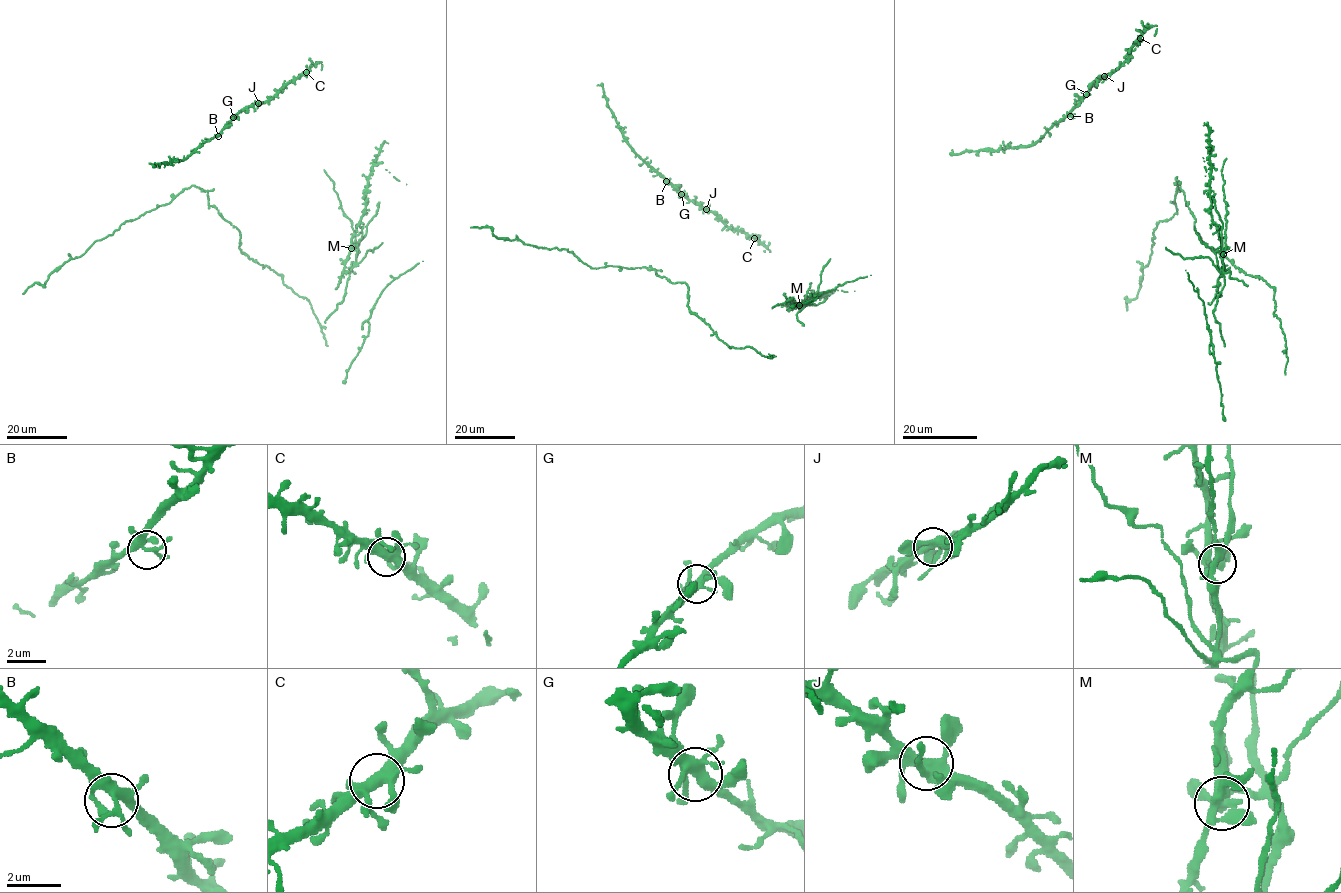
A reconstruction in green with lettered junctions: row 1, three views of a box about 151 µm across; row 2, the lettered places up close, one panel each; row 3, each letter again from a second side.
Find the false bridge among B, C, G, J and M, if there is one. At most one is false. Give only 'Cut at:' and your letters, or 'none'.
Cut at: M

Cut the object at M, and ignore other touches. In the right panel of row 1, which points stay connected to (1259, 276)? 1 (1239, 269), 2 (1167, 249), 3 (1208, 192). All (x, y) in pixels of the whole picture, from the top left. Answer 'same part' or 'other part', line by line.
1: same part
2: other part
3: same part

